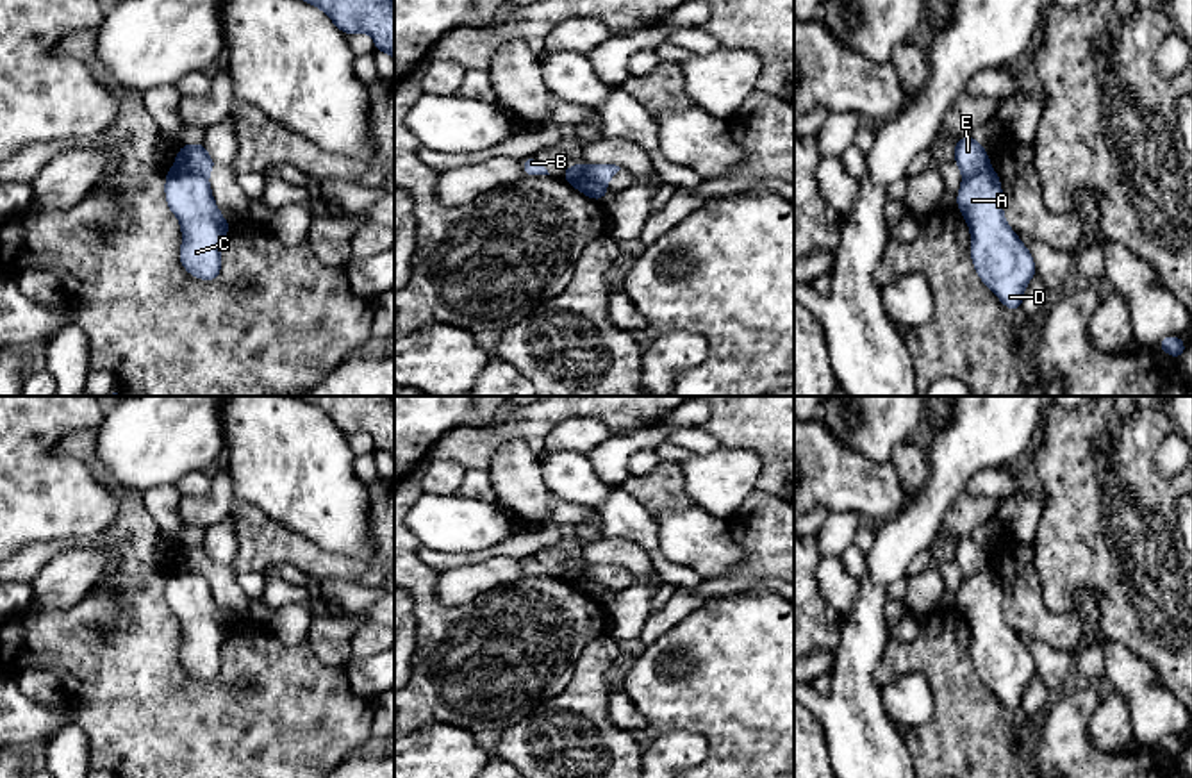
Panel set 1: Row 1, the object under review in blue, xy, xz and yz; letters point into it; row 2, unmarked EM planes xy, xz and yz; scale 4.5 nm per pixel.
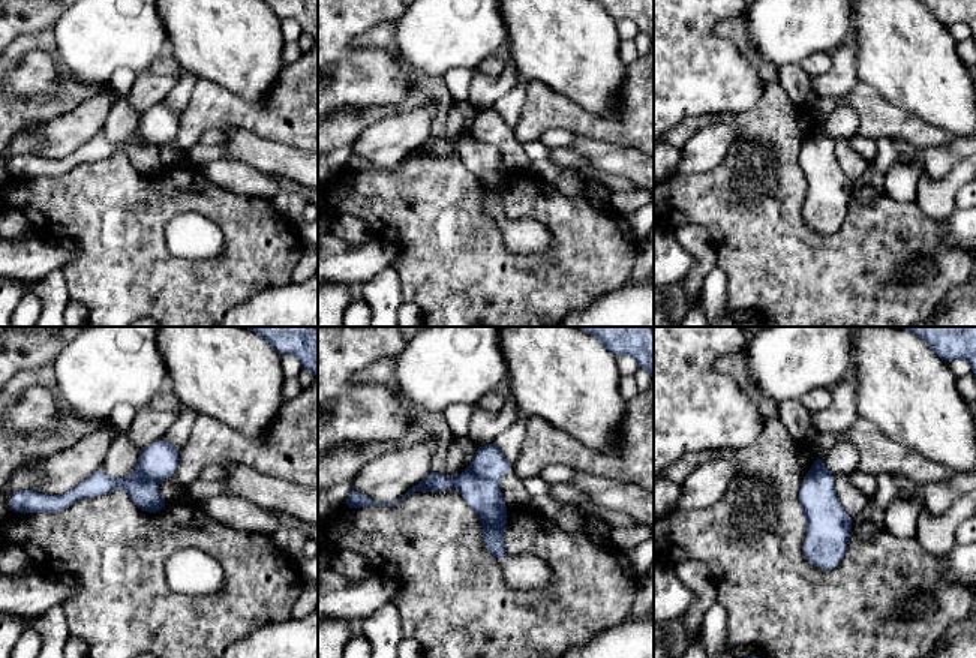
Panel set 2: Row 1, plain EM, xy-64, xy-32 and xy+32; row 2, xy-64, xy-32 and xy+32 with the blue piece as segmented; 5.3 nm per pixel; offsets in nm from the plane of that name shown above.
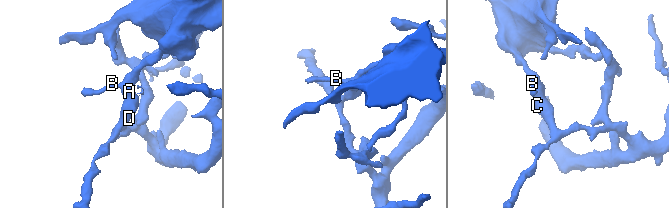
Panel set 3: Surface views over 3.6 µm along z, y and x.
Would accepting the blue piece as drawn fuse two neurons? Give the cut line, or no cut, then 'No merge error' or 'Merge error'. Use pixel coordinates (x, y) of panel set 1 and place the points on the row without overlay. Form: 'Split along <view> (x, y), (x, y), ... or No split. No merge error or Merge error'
Split along xy (175, 564), (206, 577). Merge error

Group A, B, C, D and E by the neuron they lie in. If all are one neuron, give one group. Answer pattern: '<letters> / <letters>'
A B C D / E

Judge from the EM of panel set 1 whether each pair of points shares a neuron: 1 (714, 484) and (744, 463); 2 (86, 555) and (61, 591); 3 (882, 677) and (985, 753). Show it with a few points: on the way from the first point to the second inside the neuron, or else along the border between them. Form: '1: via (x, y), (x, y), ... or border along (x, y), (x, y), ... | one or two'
1: via (721, 479), (737, 470) | one
2: via (82, 564), (65, 582) | one
3: via (916, 664), (927, 664), (962, 700), (969, 720) | one

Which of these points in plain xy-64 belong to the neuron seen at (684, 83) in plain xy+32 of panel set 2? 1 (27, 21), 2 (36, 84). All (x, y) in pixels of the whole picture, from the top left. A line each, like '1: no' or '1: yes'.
1: yes
2: yes

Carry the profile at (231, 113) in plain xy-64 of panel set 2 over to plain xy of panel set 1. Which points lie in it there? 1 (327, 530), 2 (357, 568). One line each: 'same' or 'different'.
1: different
2: same

